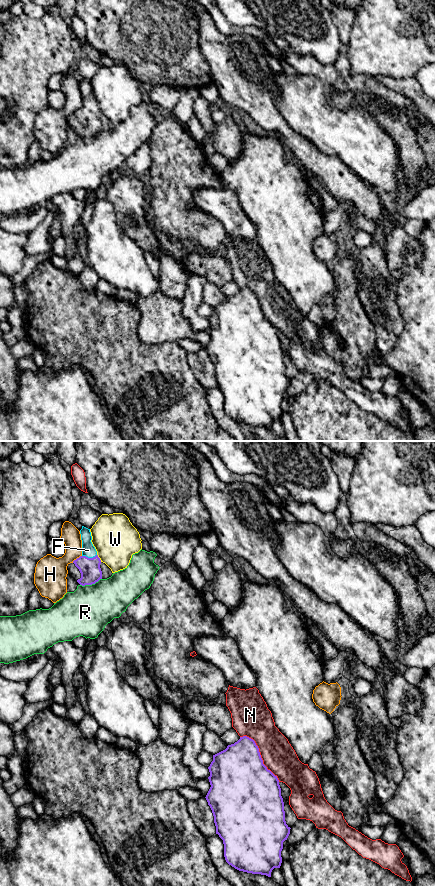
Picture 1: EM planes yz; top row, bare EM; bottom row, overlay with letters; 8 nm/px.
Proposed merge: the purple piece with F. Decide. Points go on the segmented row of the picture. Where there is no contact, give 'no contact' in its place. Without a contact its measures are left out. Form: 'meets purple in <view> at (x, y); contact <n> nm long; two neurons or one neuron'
meets purple in yz at (89, 558); contact 120 nm long; one neuron

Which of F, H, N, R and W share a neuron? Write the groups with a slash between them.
F / H / N / R / W

